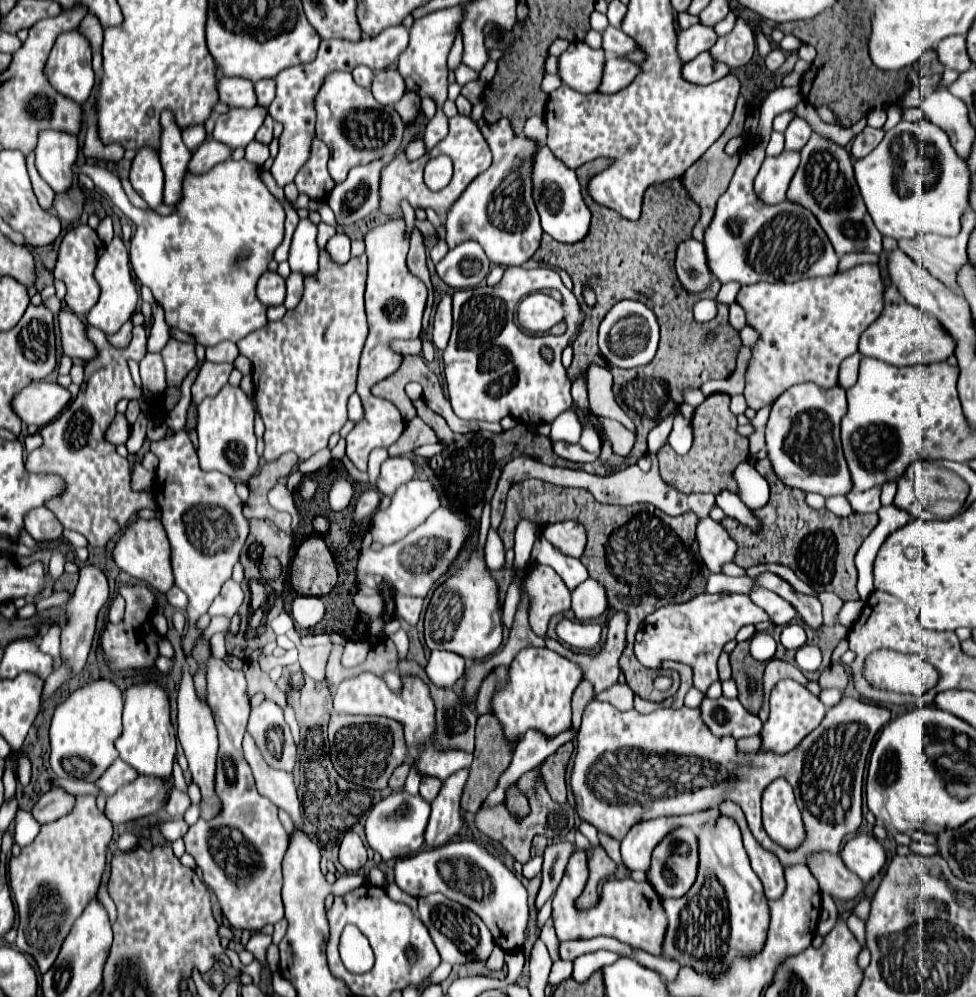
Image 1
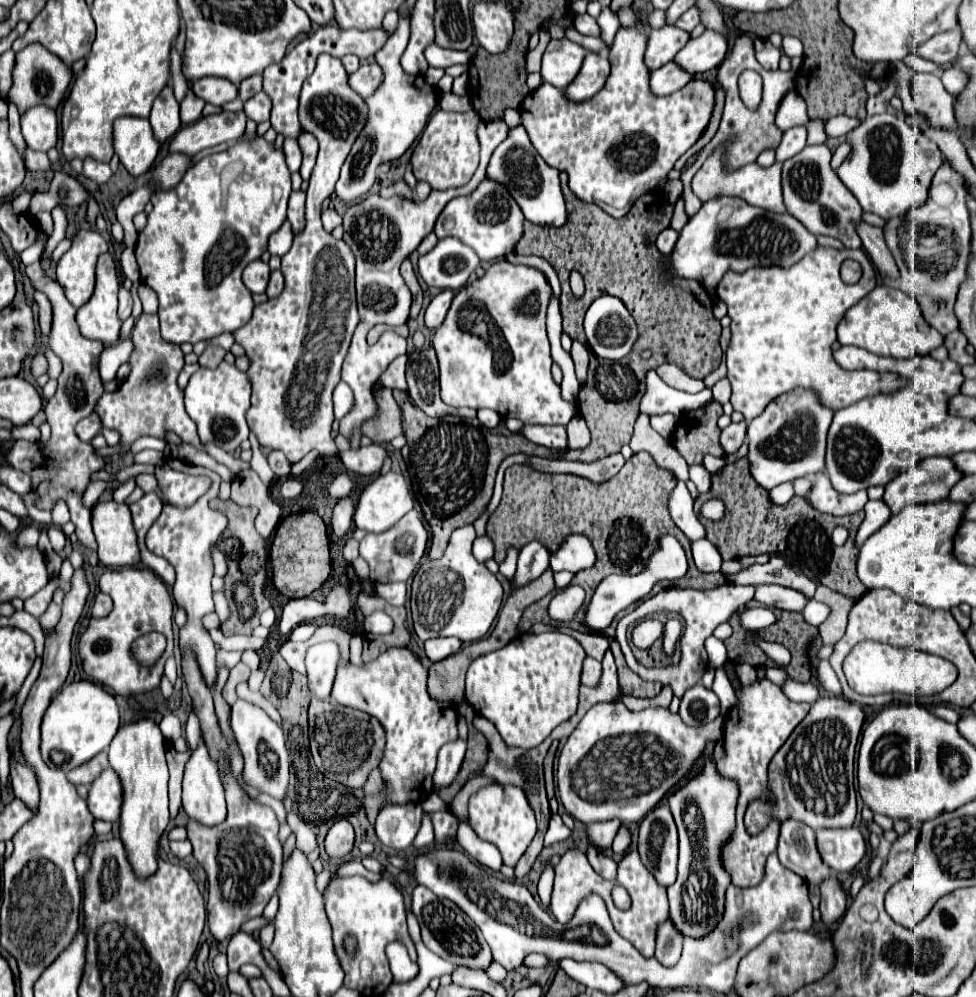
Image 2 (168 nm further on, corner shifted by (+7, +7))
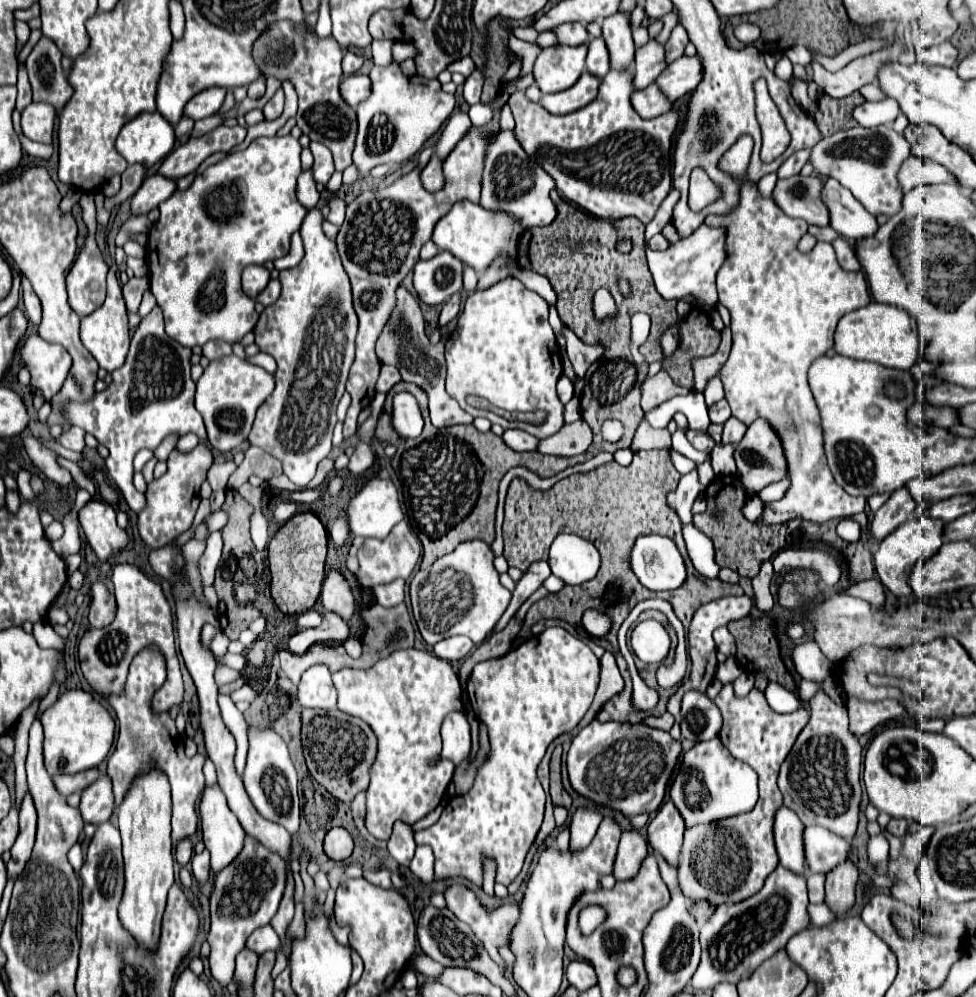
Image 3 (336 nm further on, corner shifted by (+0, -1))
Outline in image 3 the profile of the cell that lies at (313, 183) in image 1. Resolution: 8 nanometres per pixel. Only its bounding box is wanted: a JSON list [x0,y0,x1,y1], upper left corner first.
[310,142,334,184]

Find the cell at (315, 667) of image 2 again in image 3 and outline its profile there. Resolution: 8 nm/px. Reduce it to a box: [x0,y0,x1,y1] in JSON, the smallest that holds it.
[298,664,336,708]

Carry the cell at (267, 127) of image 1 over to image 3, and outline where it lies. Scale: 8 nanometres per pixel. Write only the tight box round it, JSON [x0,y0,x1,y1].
[262,88,284,120]

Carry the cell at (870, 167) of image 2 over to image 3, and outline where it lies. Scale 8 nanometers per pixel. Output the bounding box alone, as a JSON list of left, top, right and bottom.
[808,126,910,216]

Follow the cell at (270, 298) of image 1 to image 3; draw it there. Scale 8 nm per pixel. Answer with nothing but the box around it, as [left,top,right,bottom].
[242,266,270,298]

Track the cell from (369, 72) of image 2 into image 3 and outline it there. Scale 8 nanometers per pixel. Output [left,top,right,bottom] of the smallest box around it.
[340,74,370,106]

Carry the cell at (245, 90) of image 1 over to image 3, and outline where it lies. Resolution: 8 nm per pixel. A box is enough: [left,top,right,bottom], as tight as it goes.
[182,88,226,122]

